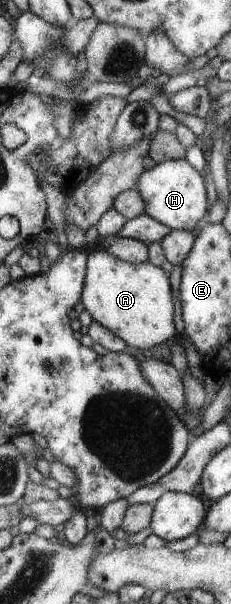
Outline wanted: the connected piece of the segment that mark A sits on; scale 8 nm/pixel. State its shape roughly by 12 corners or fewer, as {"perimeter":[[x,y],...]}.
{"perimeter":[[88,252],[81,303],[140,350],[174,335],[168,277]]}

